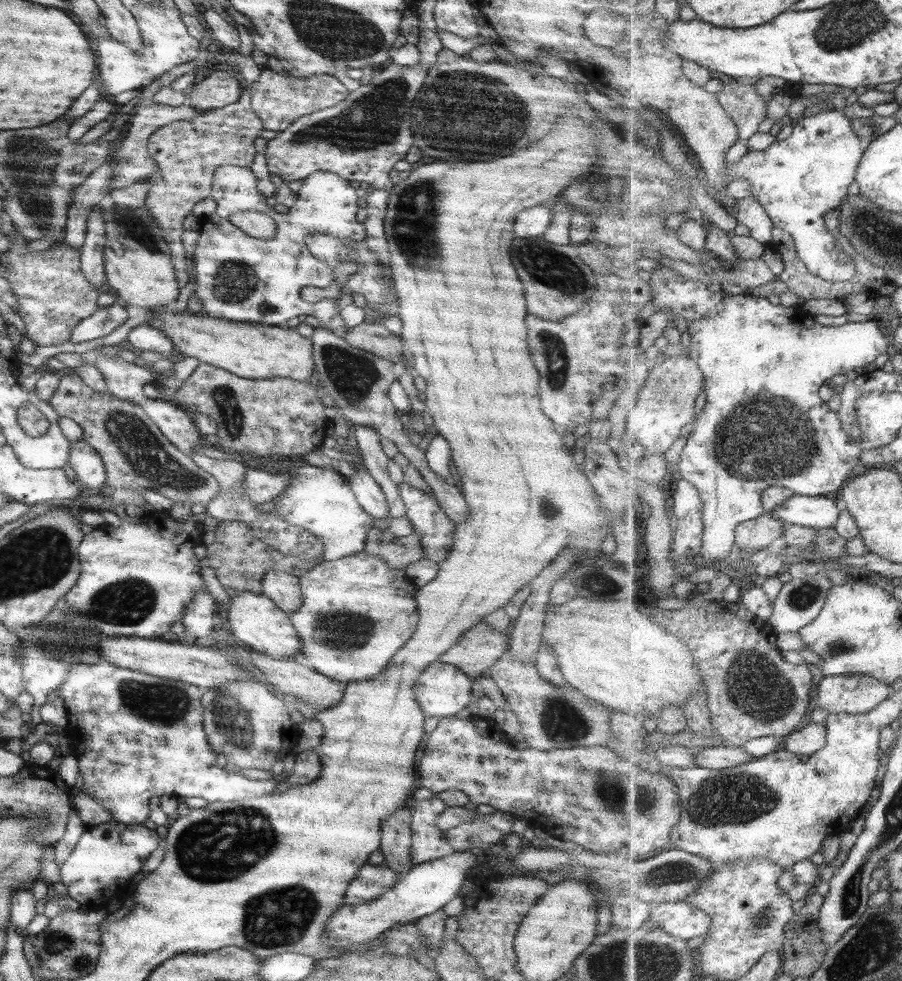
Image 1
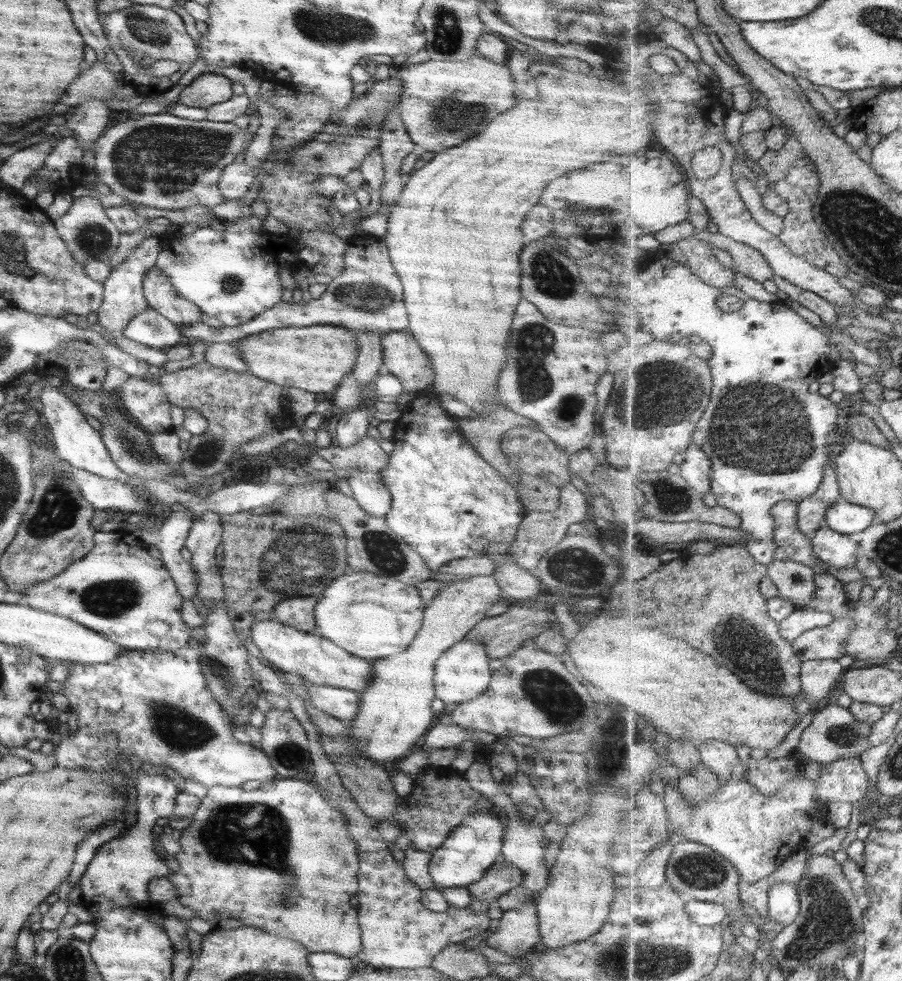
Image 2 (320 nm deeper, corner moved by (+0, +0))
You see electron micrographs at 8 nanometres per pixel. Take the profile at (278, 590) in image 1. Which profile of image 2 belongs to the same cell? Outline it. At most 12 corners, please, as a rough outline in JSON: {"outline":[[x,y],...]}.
{"outline":[[313,596],[284,598],[272,618],[314,633]]}

